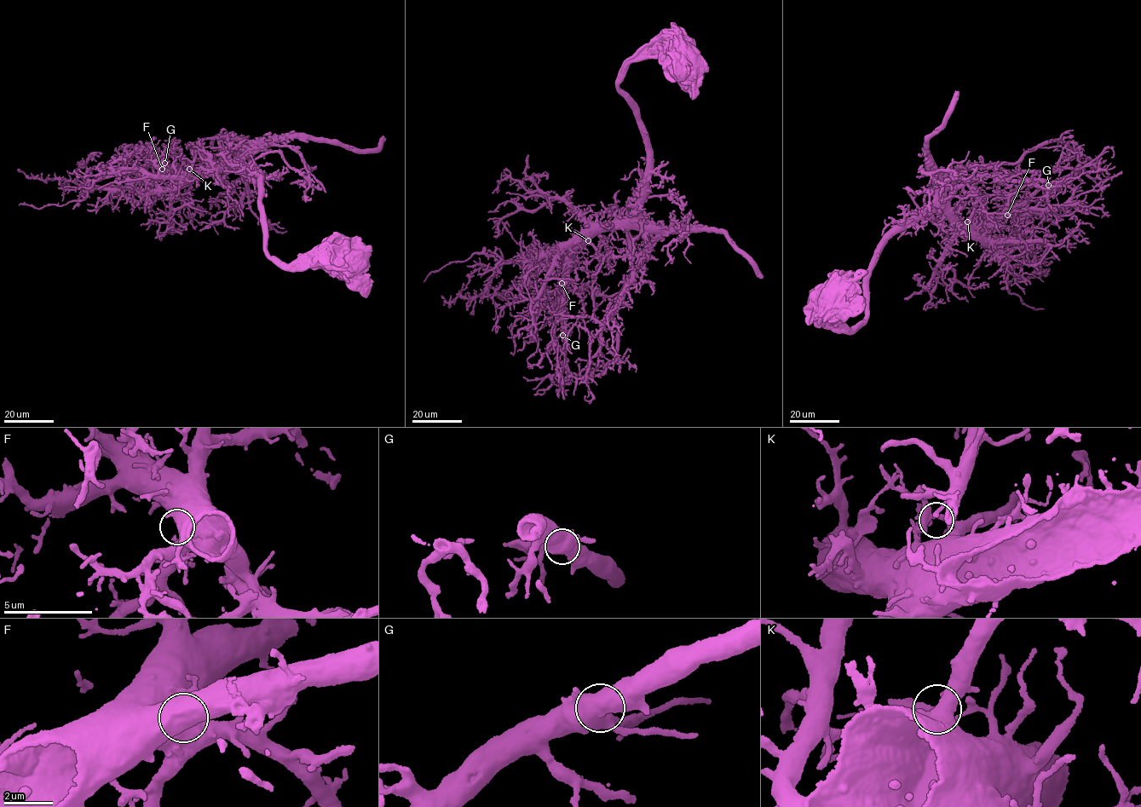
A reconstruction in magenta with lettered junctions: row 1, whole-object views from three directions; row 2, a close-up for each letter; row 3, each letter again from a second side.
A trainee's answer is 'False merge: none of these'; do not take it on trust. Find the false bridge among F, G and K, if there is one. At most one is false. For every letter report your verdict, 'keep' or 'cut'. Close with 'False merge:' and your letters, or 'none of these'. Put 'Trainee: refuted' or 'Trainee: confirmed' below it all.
F: keep
G: keep
K: keep
False merge: none of these
Trainee: confirmed

